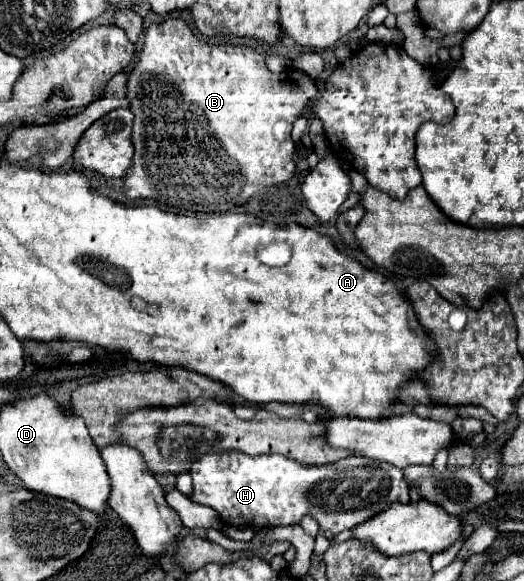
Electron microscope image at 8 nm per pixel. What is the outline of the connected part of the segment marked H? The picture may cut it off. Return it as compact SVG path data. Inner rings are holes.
M227 450L227 452L221 452L221 454L205 454L201 456L189 470L191 478L193 478L193 494L189 496L193 502L197 504L203 504L203 506L209 506L213 508L221 520L227 524L227 526L251 526L251 528L267 528L267 526L293 526L293 524L299 524L301 518L305 514L311 514L317 522L319 522L319 528L325 530L325 532L333 532L333 534L339 534L347 528L353 528L357 524L363 524L367 522L369 518L373 518L375 514L387 510L387 506L391 506L393 502L401 502L401 504L407 504L411 502L409 500L409 484L405 482L405 476L403 476L403 470L399 470L397 466L389 466L387 462L379 462L379 460L373 460L373 458L365 458L365 456L351 456L351 458L345 458L343 462L335 462L335 464L323 464L323 466L303 466L295 460L289 460L289 458L283 458L281 454L261 454L261 456L249 456L249 454L243 454L239 450Z

